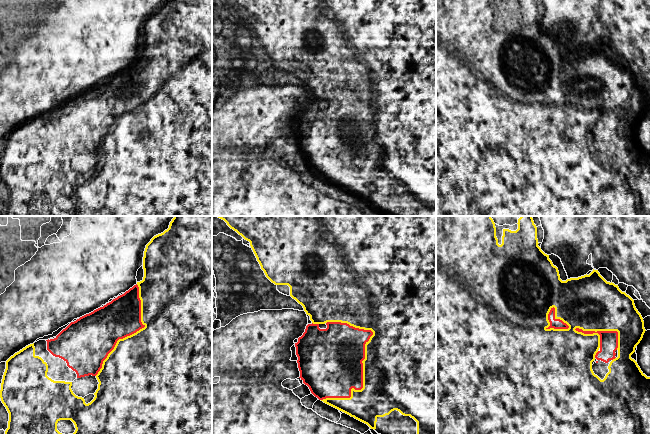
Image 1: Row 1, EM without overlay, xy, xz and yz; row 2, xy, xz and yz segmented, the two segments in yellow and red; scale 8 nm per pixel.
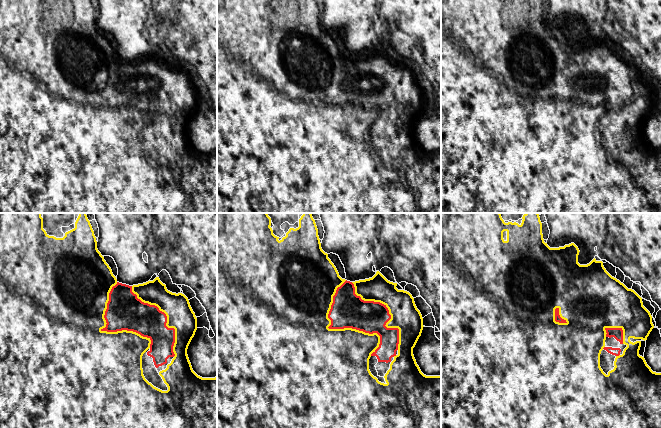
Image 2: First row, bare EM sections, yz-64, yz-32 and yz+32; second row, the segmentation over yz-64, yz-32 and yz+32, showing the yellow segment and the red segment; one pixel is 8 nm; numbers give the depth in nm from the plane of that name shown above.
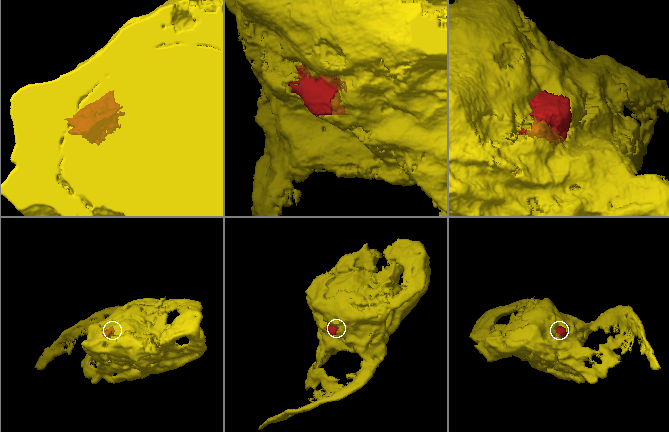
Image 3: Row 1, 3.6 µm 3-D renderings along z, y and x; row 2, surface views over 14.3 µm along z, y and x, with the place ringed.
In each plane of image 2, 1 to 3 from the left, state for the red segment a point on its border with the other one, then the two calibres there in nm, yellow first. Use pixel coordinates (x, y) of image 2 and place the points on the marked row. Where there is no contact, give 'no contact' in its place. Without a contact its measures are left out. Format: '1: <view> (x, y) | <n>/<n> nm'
1: yz-64 (106, 331) | 500/300 nm
2: yz-32 (340, 329) | 500/280 nm
3: yz+32 (559, 314) | 480/50 nm

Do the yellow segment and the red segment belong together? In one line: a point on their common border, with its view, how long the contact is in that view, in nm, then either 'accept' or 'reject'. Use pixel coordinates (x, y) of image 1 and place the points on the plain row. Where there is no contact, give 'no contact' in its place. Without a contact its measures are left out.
xz (363, 158) | 700 nm | accept

